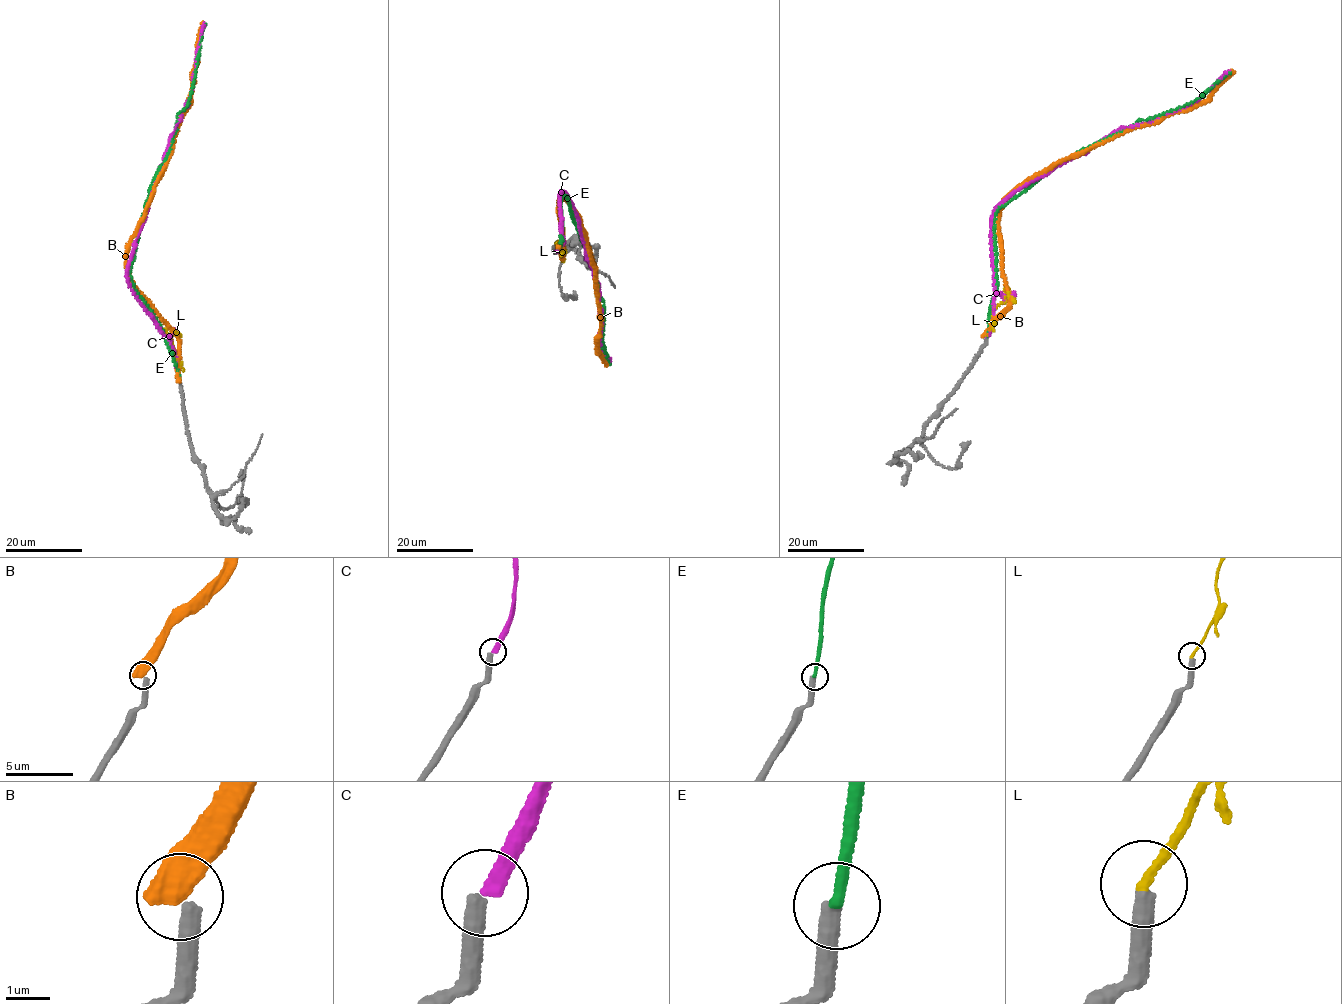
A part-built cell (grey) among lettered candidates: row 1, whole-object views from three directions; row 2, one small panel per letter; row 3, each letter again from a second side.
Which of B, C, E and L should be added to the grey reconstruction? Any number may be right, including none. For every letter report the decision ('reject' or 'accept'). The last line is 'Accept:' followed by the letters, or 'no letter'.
B: reject
C: reject
E: reject
L: reject
Accept: no letter

